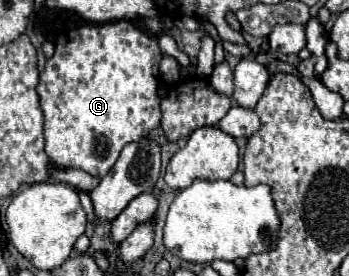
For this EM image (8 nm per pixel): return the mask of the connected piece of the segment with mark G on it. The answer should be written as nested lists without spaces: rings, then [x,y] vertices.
[[[114,21],[114,23],[102,23],[102,25],[86,25],[80,27],[76,31],[72,31],[66,37],[58,37],[56,39],[56,51],[54,57],[48,59],[44,73],[40,75],[40,85],[38,85],[38,95],[40,95],[40,105],[44,111],[44,139],[46,139],[46,155],[60,167],[68,167],[68,169],[82,169],[94,177],[104,177],[112,167],[114,161],[118,159],[118,153],[122,151],[124,145],[128,145],[130,141],[138,141],[138,137],[146,137],[154,127],[160,125],[160,99],[158,99],[158,85],[160,85],[160,65],[162,53],[158,47],[158,41],[154,35],[148,35],[144,31],[140,31],[138,27],[134,27],[130,21]]]

